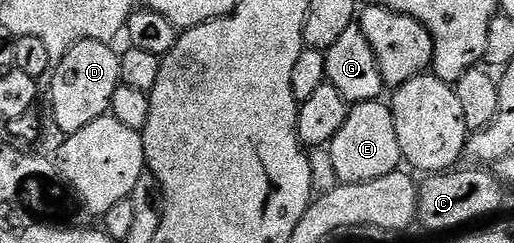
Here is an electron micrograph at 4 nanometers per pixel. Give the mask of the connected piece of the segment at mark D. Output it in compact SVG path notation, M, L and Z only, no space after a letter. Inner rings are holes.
M81 40L54 63L50 75L51 114L55 117L55 126L60 130L60 135L76 134L110 111L113 92L117 92L121 84L121 54L113 47L114 45L97 40Z

